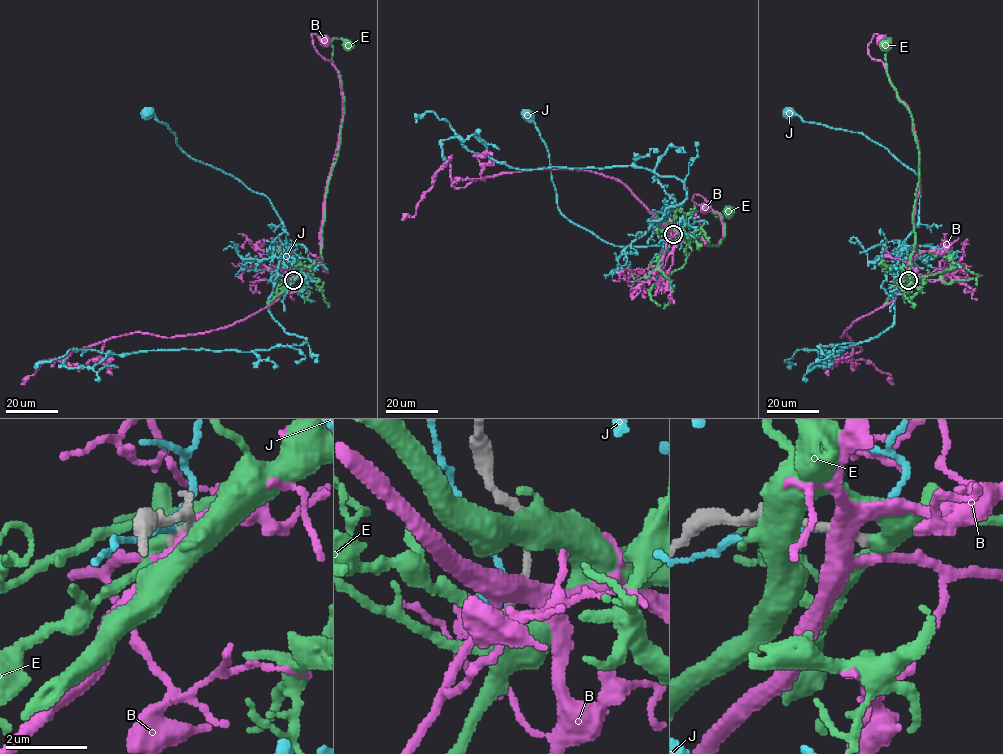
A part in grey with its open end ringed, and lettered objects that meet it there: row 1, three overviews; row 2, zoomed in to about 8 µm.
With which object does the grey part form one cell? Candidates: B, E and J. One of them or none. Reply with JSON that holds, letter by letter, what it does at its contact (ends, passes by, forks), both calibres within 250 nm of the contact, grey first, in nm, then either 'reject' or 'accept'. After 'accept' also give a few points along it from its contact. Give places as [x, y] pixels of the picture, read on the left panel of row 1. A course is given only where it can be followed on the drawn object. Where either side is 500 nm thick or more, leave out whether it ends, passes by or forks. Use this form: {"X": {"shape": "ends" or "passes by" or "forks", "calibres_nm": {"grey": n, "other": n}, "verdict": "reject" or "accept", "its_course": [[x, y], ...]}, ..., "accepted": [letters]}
{"B": {"shape": "forks", "calibres_nm": {"grey": 240, "other": 360}, "verdict": "reject"}, "E": {"shape": "passes by", "calibres_nm": {"grey": 190, "other": 440}, "verdict": "reject"}, "J": {"shape": "passes by", "calibres_nm": {"grey": 240, "other": 130}, "verdict": "reject"}, "accepted": []}

